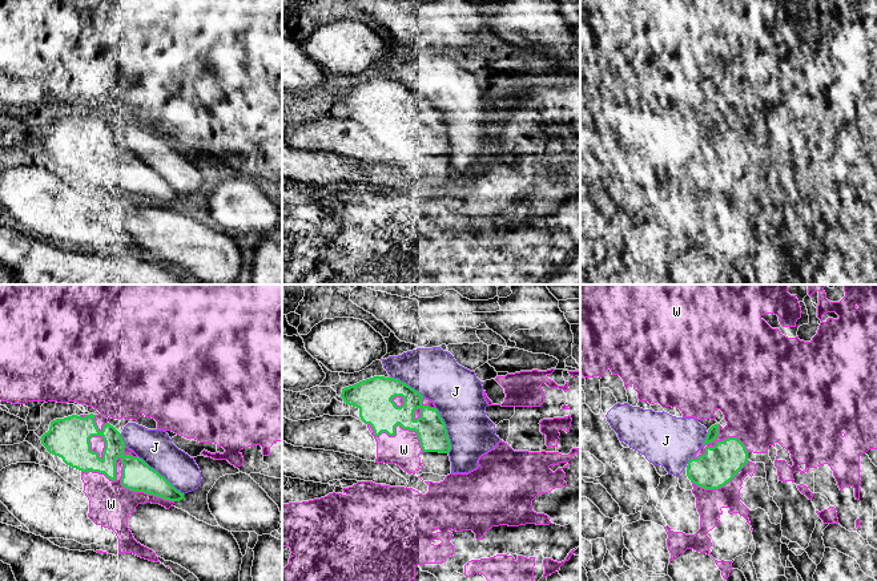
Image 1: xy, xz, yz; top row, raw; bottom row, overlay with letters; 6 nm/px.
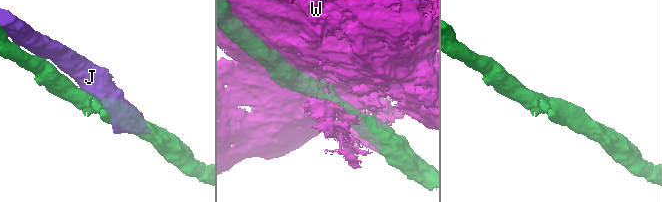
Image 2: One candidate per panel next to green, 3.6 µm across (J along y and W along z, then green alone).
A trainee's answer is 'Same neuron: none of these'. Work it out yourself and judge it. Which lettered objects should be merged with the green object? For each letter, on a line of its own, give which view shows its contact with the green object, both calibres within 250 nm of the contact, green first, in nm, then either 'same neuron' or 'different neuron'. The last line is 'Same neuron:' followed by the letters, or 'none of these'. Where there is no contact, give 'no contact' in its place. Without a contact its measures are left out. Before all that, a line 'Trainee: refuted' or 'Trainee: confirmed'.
Trainee: confirmed
J: contact in xy; calibres 190 and 220 nm; different neuron
W: contact in xy; calibres 190 and 260 nm; different neuron
Same neuron: none of these

